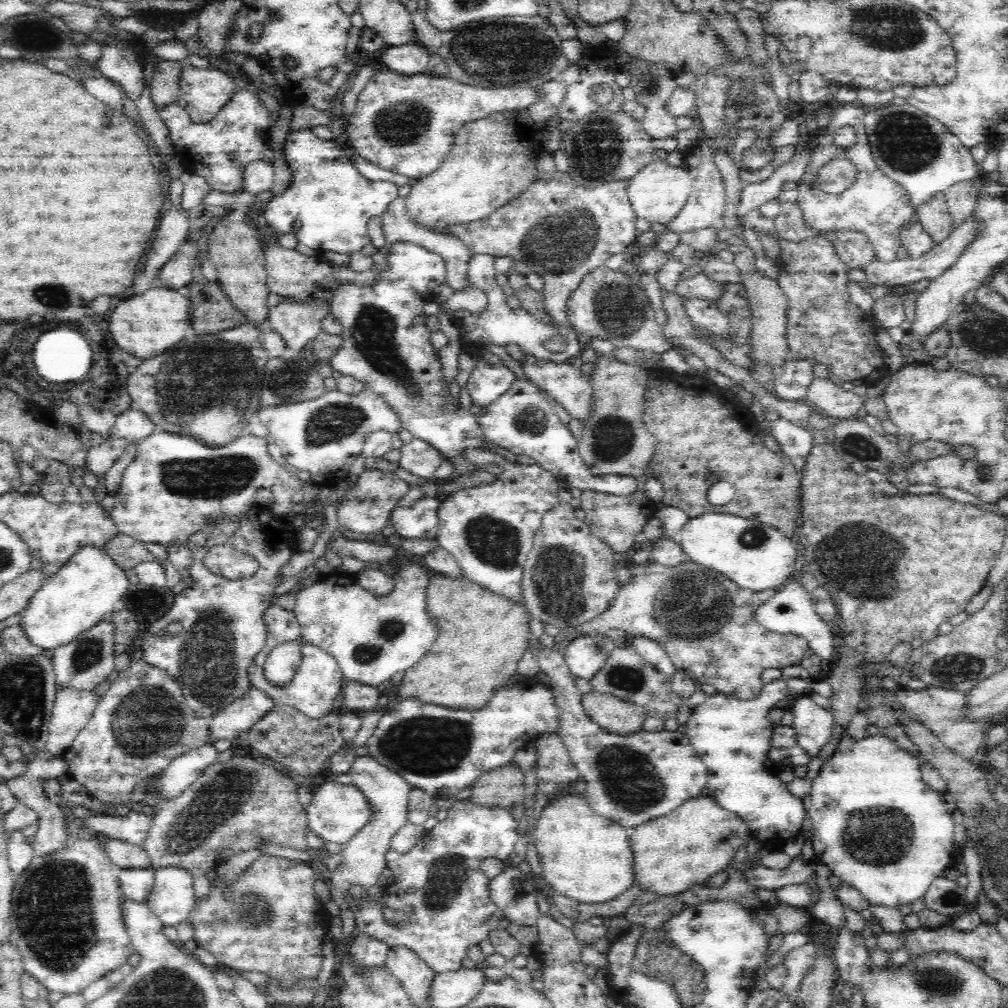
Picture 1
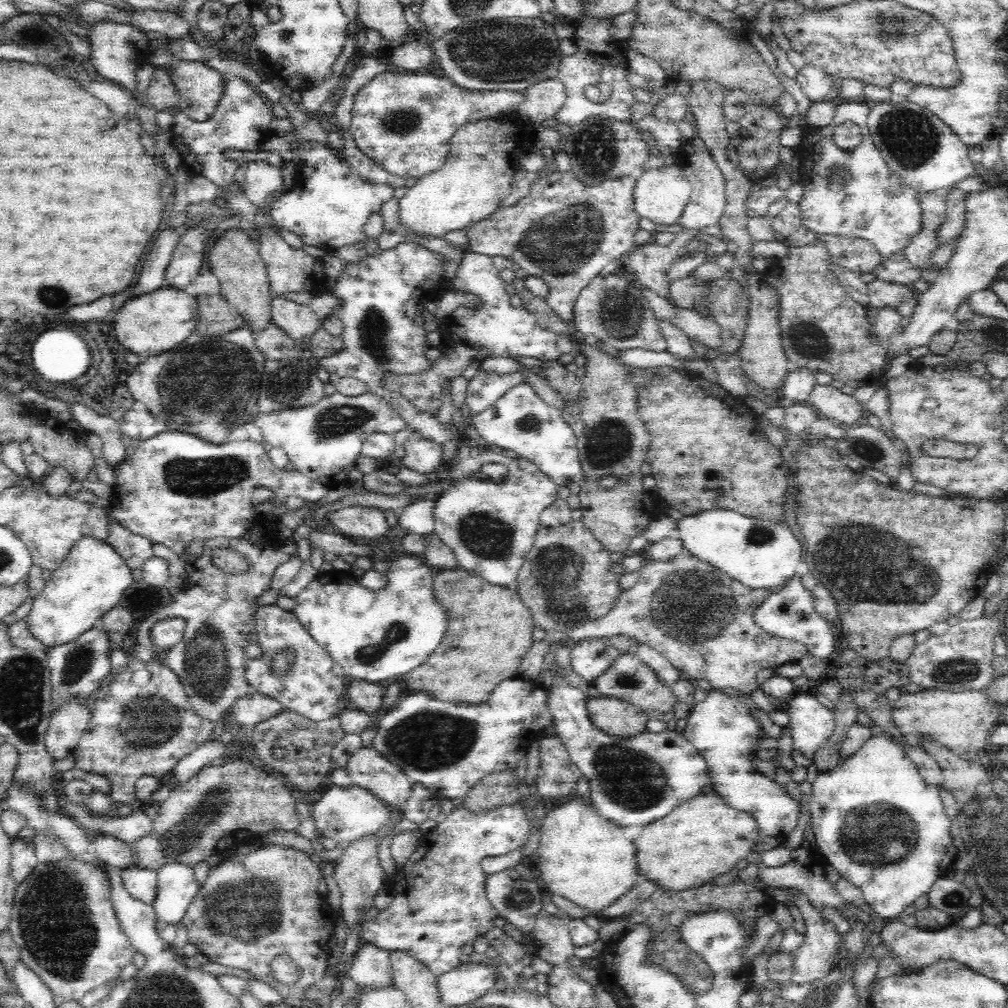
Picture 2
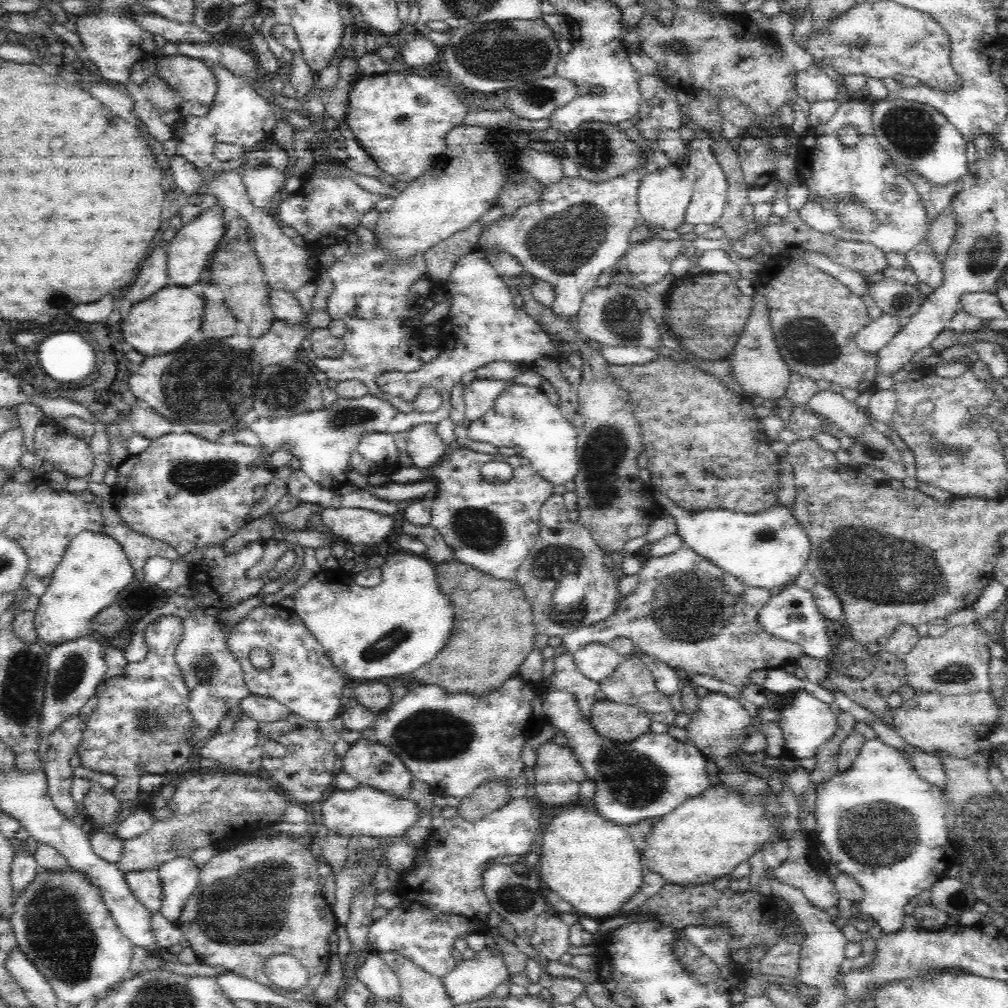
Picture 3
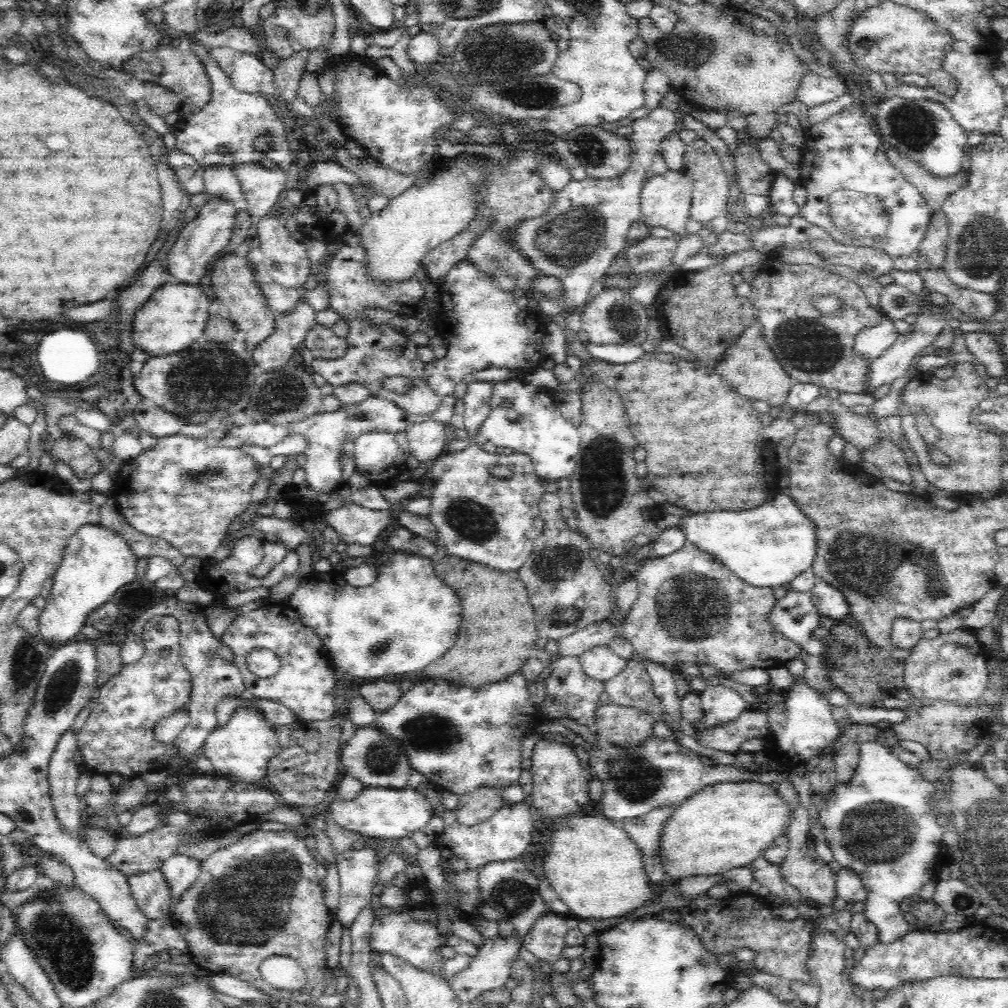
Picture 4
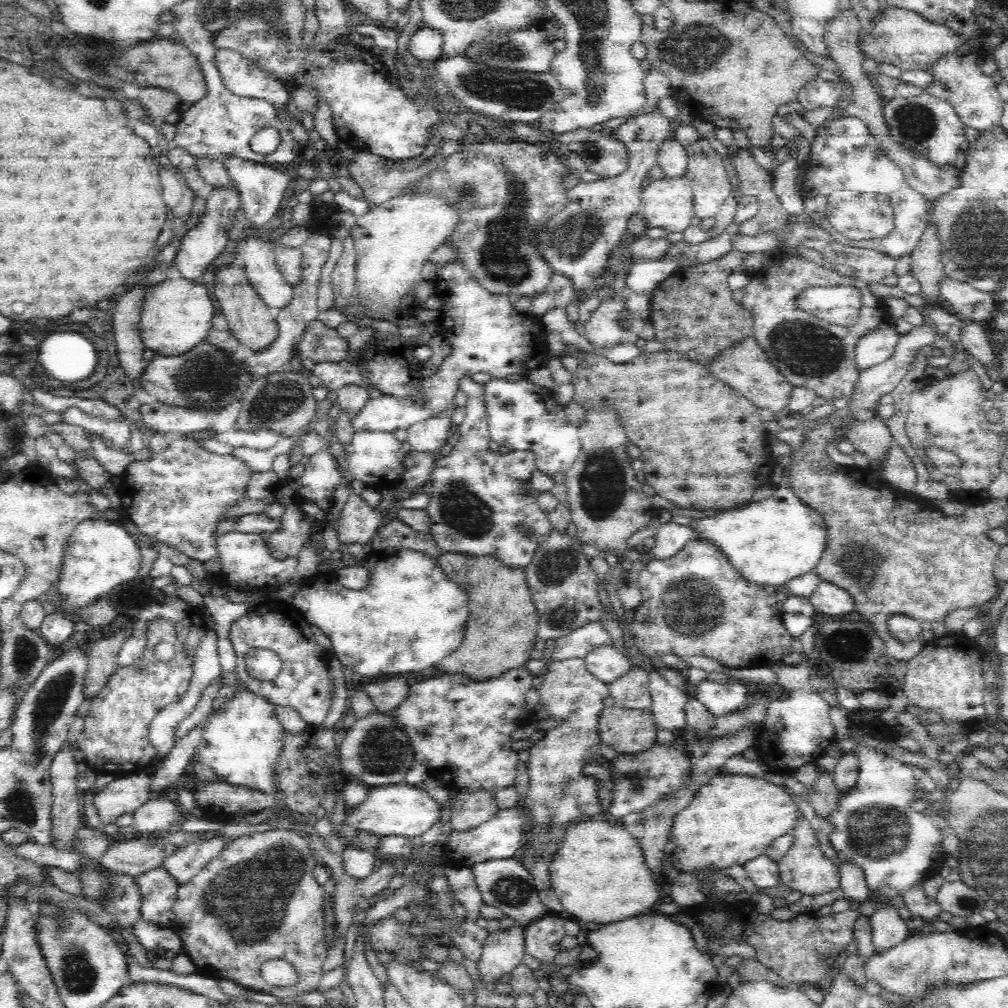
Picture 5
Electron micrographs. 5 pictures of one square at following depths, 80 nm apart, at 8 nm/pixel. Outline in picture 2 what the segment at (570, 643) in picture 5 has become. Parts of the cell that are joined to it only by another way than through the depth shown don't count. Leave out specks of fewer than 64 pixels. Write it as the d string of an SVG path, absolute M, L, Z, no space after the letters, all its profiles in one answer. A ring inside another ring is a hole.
M683 551L673 560L660 561L646 558L645 566L636 574L637 583L621 591L614 608L602 616L564 633L572 644L592 639L610 639L612 636L628 636L634 644L644 644L664 656L683 677L691 681L706 678L716 689L736 688L741 695L750 696L759 684L756 674L764 668L775 669L783 664L798 662L808 654L800 642L776 638L755 623L755 610L770 596L770 591L751 589L739 580L718 571L714 566Z

